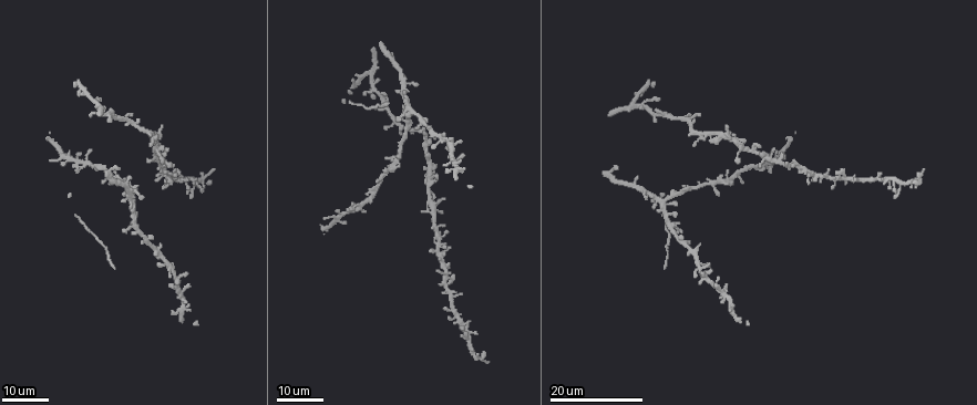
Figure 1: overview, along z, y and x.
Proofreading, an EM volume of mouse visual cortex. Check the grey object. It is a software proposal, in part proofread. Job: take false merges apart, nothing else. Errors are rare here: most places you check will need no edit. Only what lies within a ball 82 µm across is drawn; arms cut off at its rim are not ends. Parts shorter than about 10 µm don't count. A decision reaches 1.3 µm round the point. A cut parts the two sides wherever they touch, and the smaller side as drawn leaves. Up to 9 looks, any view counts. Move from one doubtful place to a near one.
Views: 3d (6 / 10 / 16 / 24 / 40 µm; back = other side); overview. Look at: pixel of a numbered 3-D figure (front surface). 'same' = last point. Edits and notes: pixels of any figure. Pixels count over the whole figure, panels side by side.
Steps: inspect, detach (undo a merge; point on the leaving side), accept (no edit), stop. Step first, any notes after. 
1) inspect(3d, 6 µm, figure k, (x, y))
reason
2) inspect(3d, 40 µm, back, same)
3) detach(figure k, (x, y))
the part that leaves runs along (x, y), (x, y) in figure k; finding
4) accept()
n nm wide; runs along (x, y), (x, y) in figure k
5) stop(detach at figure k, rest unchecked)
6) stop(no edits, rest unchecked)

inspect(3d, 16 µm, figure 1, (702, 187))
three arms meet

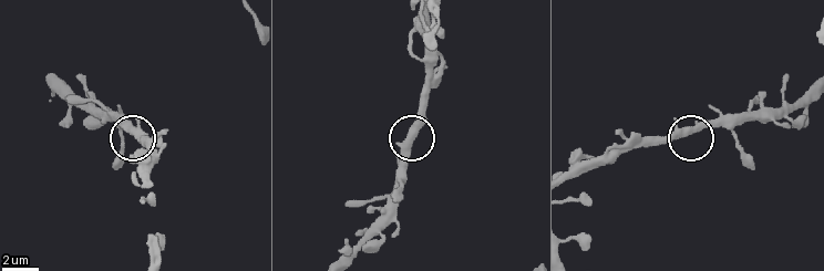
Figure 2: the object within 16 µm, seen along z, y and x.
inspect(3d, 10 µm, figure 2, (411, 130))

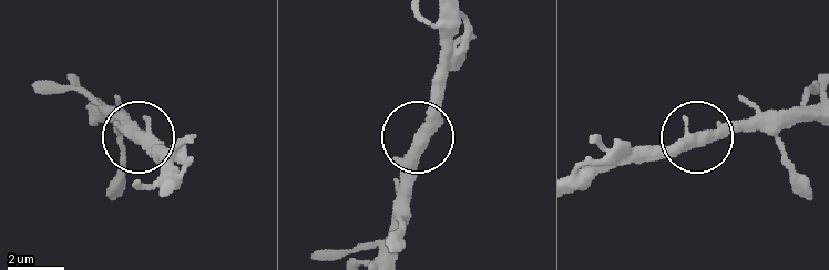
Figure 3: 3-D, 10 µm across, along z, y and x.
inspect(3d, 10 µm, back, figure 3, (699, 140))

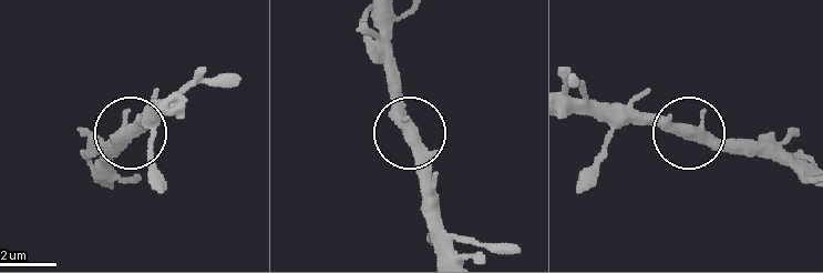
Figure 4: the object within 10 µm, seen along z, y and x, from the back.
accept()
330 nm wide; continuous, no second cell

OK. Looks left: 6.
inspect(3d, 24 µm, figure 1, (134, 225))
four-way junction

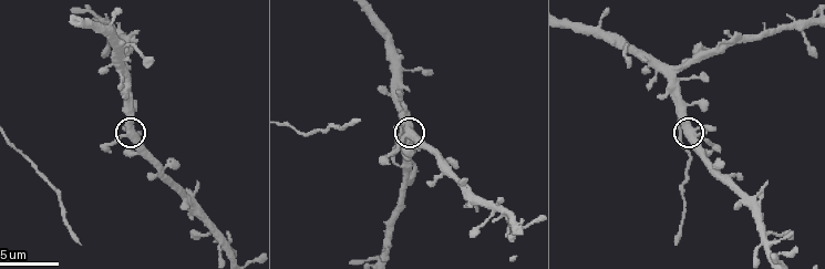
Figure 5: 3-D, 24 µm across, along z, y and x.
inspect(3d, 10 µm, figure 5, (124, 135))

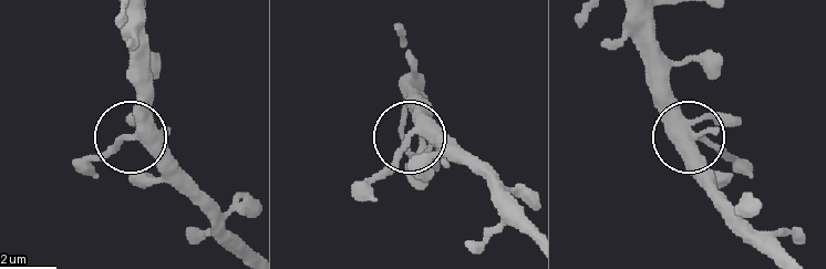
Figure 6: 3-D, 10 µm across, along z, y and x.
accept()
4 arms; all the same cell

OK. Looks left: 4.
inspect(3d, 24 µm, figure 1, (424, 137))
side arm on a straight run

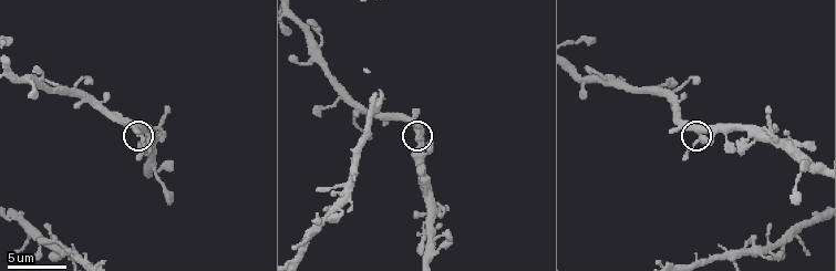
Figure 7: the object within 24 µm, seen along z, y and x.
inspect(3d, 6 µm, figure 7, (142, 141))
zoom in

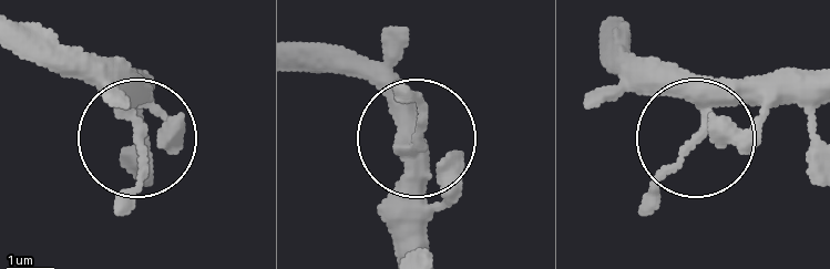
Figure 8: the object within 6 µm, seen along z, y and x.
accept()
3 arms; runs along (417, 130), (417, 229) in figure 8; continuous, no second cell

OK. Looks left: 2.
inspect(3d, 10 µm, figure 5, (667, 76))
four-way junction

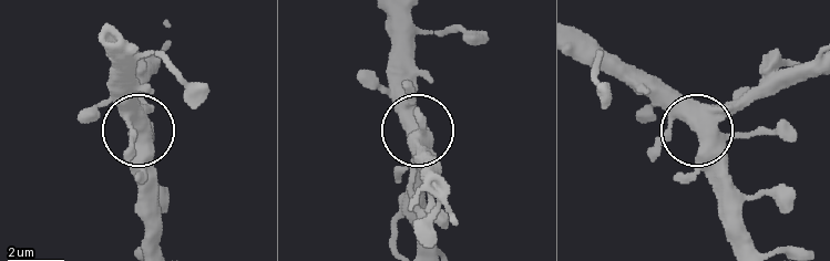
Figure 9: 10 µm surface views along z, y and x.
inspect(3d, 6 µm, figure 9, (702, 132))

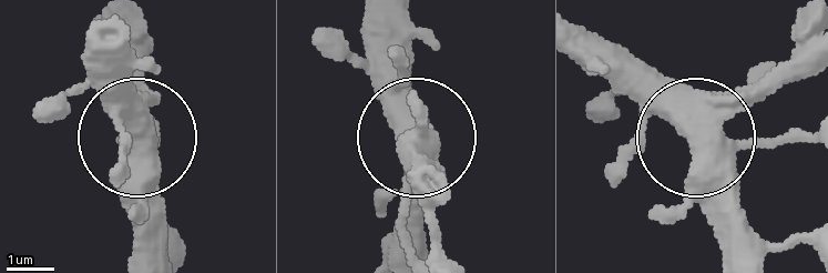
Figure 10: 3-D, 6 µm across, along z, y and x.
accept()
all the same cell

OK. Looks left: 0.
stop(no edits, rest unchecked)

